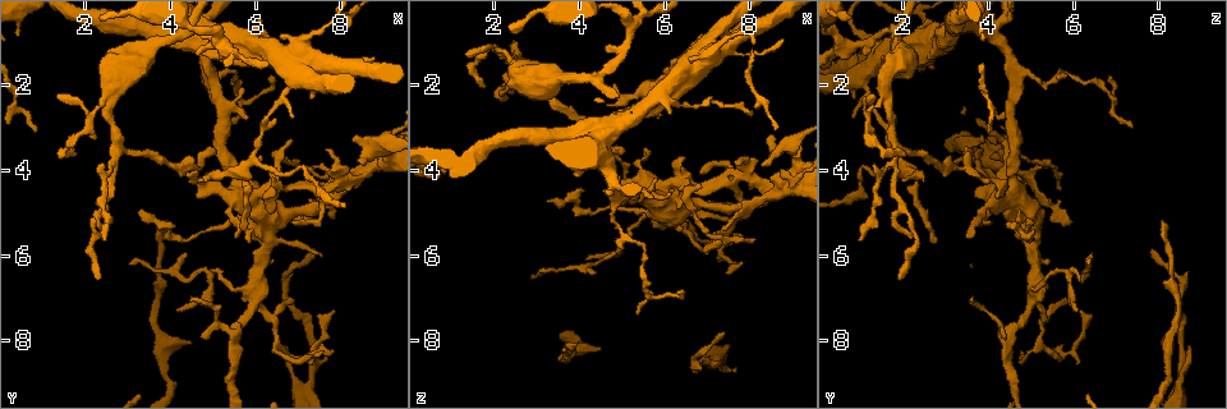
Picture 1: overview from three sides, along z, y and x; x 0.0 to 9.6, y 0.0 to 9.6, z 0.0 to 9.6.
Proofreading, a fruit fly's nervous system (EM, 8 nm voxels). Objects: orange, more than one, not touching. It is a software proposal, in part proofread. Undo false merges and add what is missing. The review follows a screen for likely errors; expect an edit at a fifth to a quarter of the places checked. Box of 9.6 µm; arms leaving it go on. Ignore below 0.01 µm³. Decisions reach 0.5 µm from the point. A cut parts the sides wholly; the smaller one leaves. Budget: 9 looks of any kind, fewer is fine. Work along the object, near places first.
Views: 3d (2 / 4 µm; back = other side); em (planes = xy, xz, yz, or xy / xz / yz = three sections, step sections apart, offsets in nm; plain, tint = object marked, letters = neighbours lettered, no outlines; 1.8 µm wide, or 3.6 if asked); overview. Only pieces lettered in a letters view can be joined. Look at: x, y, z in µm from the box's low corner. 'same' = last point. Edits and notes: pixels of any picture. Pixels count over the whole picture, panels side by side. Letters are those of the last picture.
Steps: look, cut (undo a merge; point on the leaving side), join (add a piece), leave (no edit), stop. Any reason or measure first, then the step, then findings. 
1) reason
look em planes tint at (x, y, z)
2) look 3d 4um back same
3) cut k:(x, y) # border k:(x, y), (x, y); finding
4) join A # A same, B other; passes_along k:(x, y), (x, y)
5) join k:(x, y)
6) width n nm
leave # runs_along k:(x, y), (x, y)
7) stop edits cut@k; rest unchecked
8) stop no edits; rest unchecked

two arms at a narrow angle
look em 3.6um planes letters at (6.80, 1.40, 1.35)

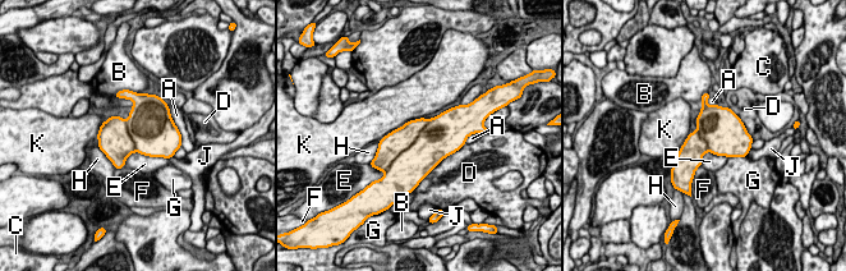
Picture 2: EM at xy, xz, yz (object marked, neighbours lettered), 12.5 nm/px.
cut 2:(430, 148) # A other, B other, C other, D other, E other, F other, G other, H other, J other, K other; two neurons meet here

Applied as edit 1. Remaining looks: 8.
an open end
look em xz step 4 letters at (6.35, 1.80, 6.85)

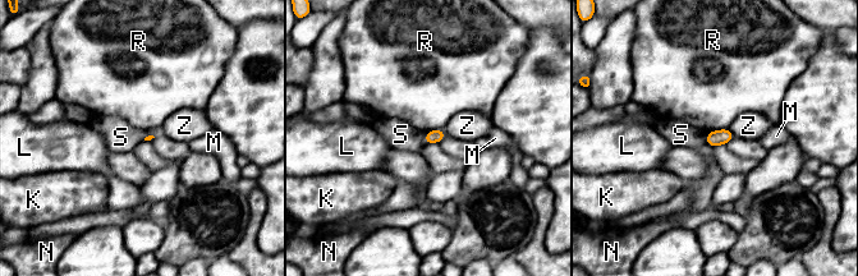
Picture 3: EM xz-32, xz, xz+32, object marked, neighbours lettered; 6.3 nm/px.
leave # K other, L other, M other, N other, R other, S other, Z other; border 3:(709, 132), (706, 145); none of them fits

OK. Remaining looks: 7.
two arms at a narrow angle
look em planes letters at (5.85, 4.60, 4.65)

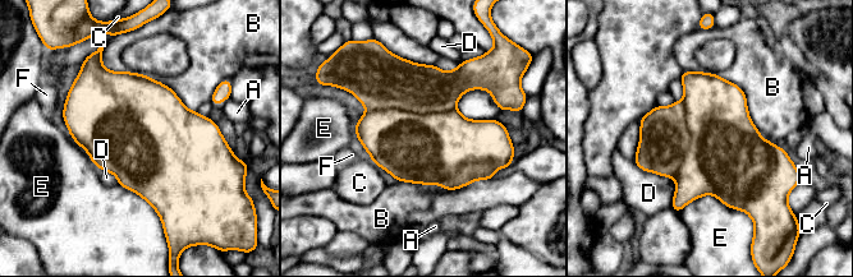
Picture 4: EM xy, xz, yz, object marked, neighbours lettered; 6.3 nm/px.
width 600 nm
cut 4:(385, 81) # A other, B other, C other, D other, E other, F other; a second neuron is stuck on

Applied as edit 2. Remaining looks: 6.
branch stops here
look em xy step 16 letters at (4.45, 8.05, 8.20)

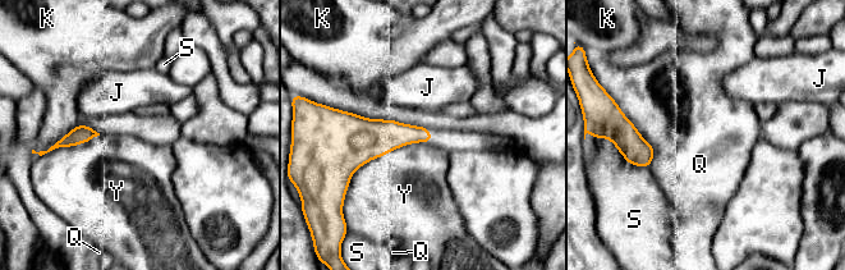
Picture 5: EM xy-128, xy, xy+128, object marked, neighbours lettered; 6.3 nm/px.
leave # J other, K other, Q other, S other, Y other; border 5:(428, 142), (366, 161), (348, 183); no lettered piece goes on from it

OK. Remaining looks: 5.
stop edits cut@2, cut@4; rest unchecked

